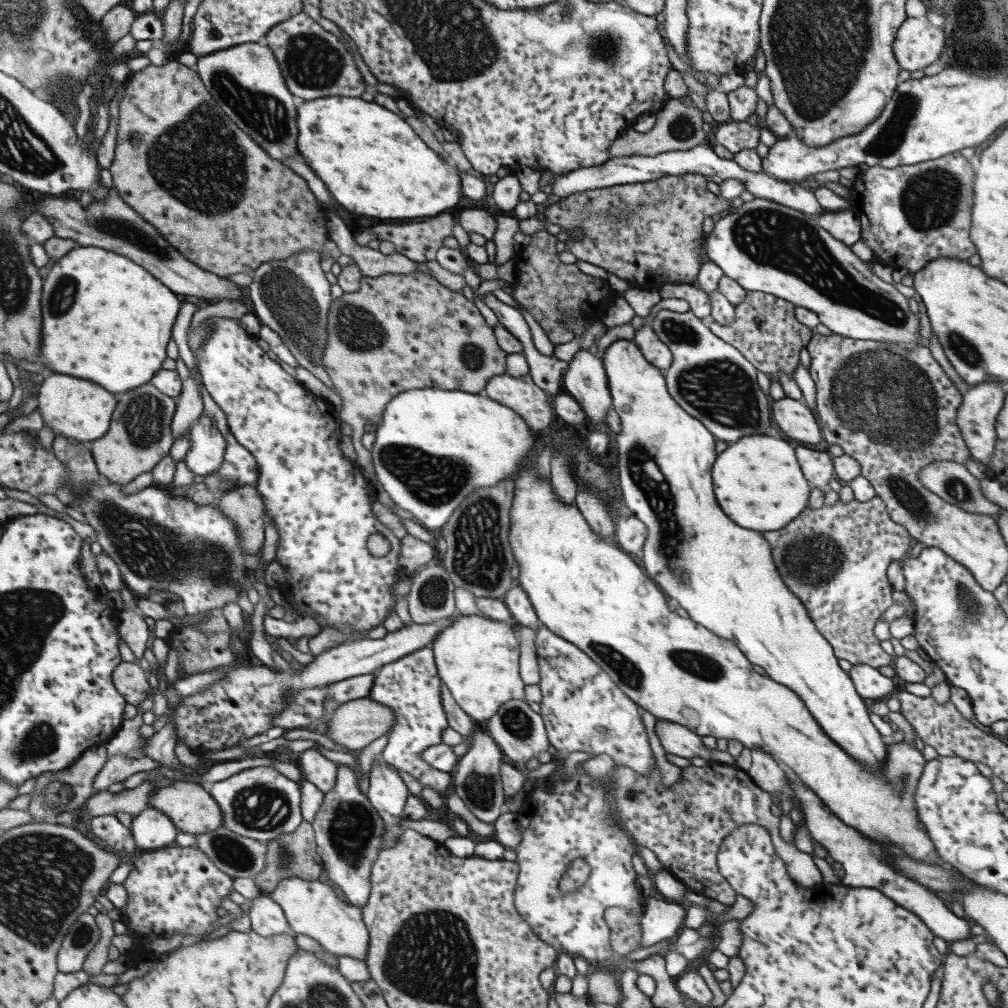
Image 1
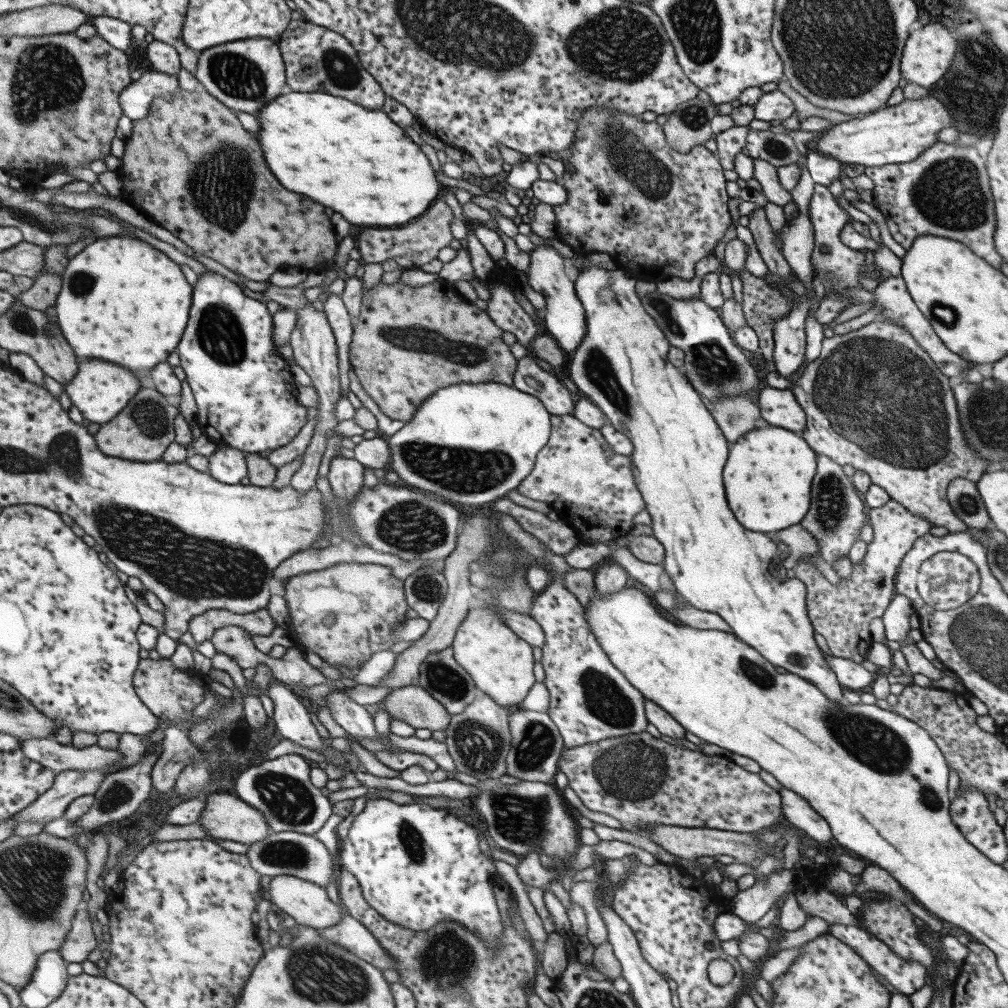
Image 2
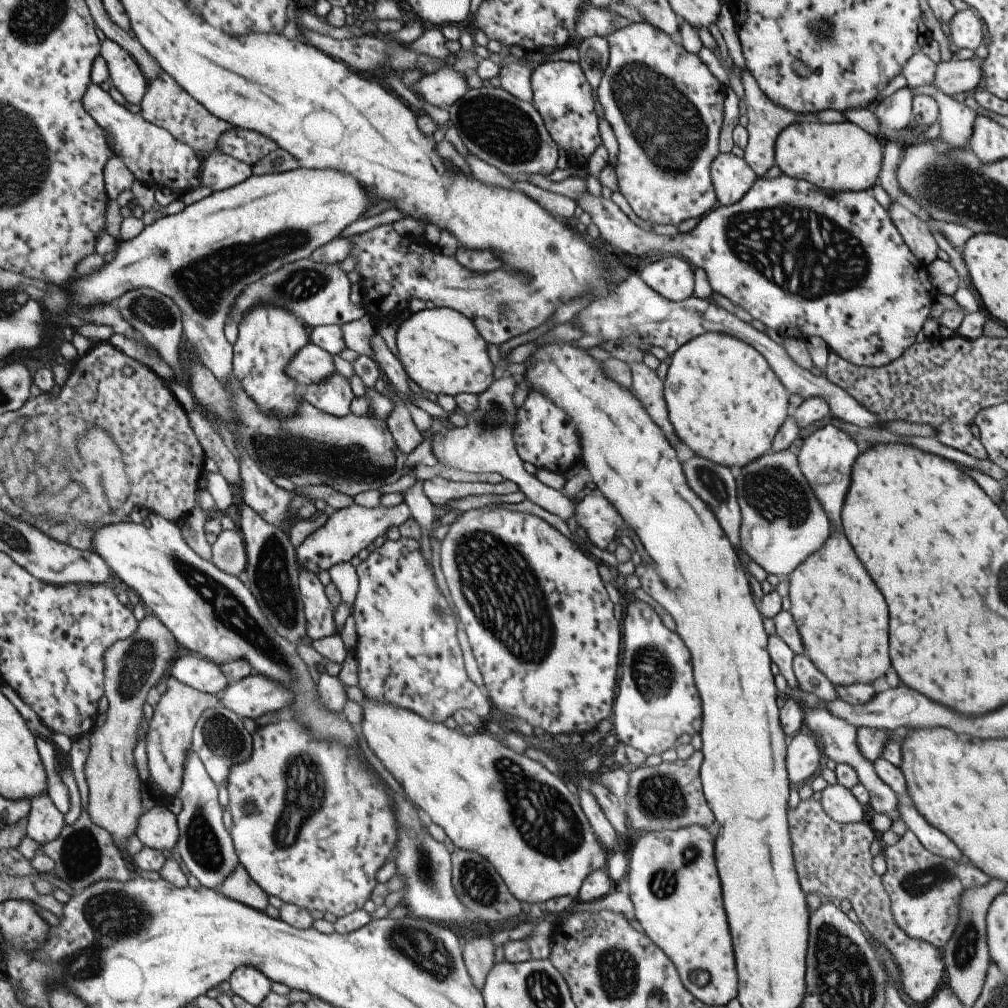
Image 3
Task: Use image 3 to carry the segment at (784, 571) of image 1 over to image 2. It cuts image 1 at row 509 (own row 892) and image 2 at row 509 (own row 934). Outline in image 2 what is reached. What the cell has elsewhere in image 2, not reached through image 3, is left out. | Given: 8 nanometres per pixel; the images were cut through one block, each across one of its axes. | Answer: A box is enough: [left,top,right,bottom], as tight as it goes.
[791,499,930,663]

